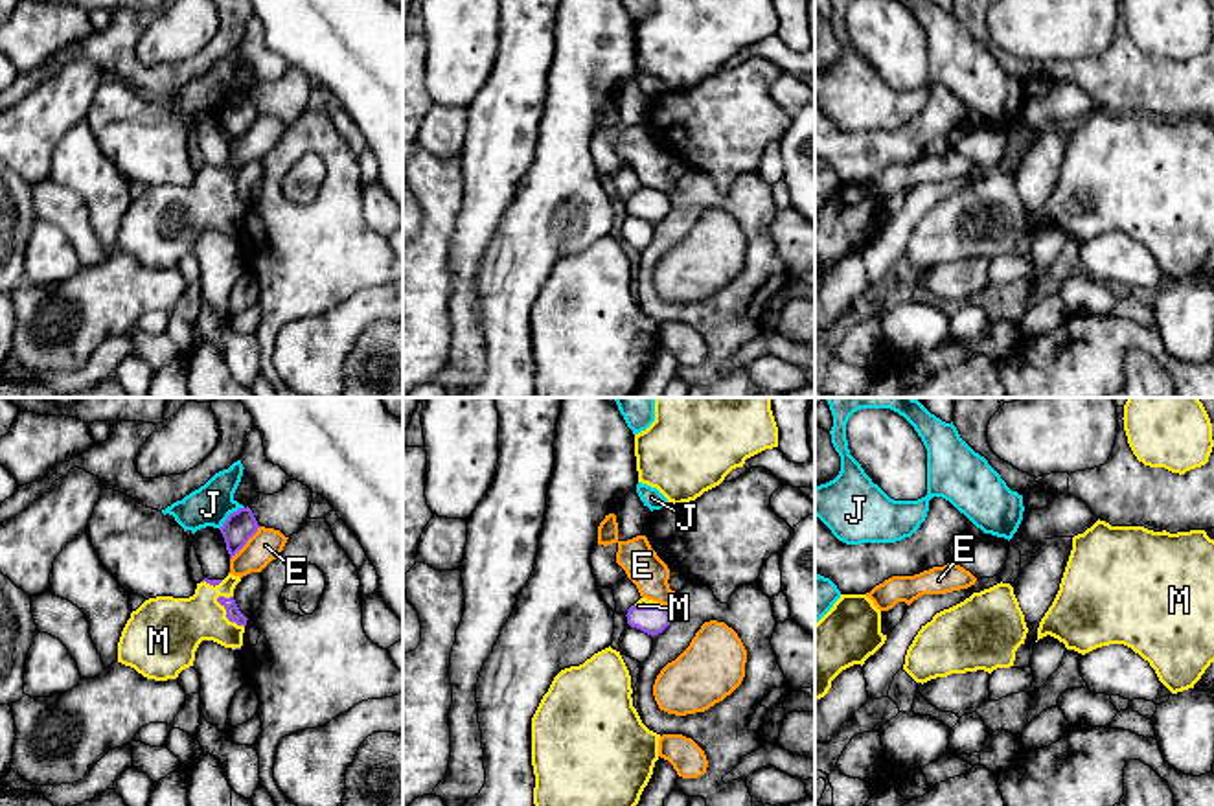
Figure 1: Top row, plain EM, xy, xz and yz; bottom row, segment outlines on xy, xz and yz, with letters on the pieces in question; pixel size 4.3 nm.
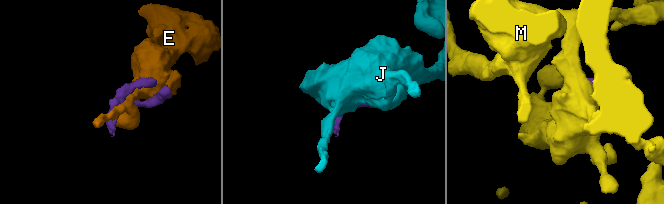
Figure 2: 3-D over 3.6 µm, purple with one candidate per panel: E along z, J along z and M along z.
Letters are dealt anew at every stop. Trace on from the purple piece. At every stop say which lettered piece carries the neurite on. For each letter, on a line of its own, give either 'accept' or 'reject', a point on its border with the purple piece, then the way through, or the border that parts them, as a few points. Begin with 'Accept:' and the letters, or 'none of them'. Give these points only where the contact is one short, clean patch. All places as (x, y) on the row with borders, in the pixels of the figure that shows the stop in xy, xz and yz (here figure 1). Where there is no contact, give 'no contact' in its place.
Accept: M
E: reject; contact xy (245, 543)
J: reject; contact xy (229, 516); border xy (243, 506), (234, 510), (219, 529)
M: accept; contact xy (227, 615); way xy (232, 611), (227, 615), (205, 615), (171, 628)

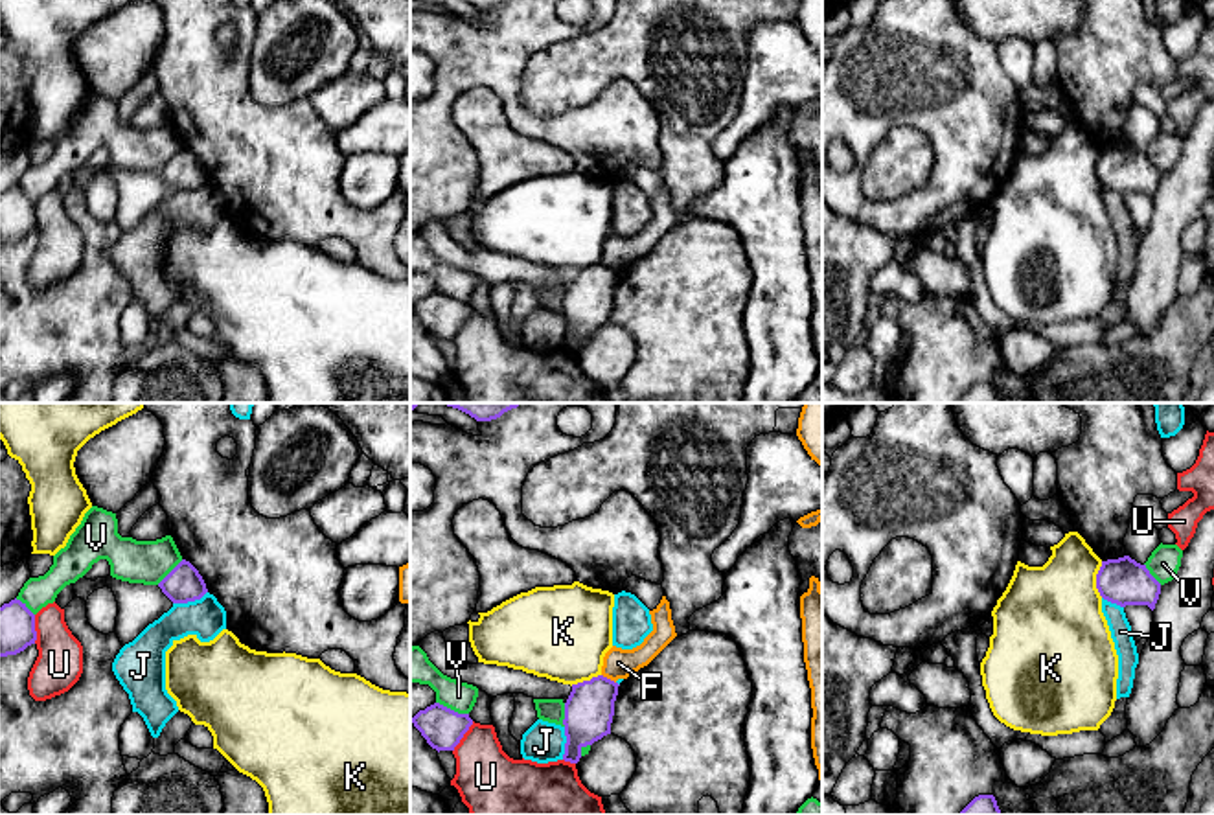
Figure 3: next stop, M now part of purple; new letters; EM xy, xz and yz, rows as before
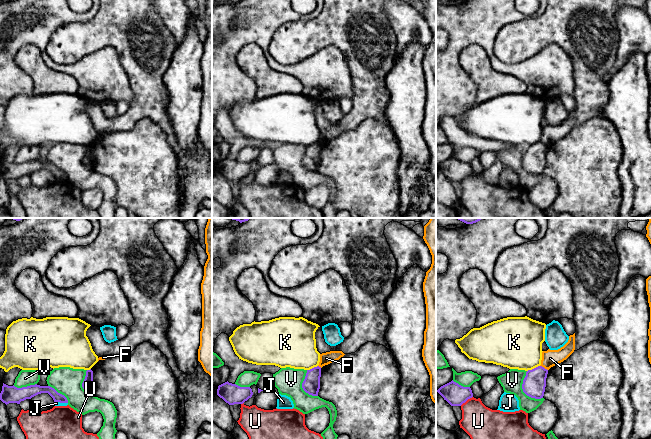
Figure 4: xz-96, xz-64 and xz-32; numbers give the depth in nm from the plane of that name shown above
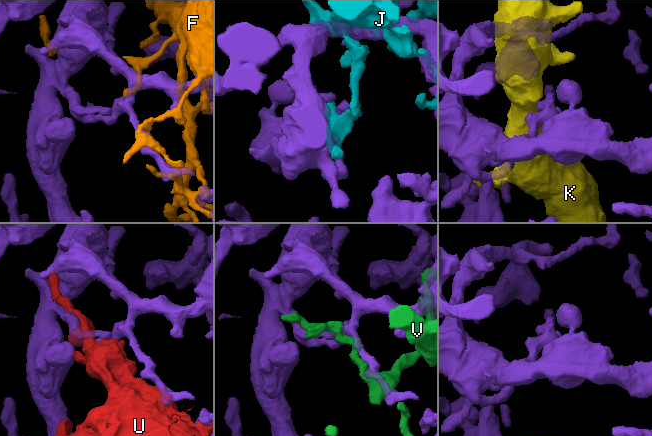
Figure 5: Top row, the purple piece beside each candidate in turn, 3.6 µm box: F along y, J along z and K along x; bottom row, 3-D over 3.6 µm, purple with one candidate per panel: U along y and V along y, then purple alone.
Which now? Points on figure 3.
Accept: none of them
F: reject; contact xz (609, 679)
J: reject; contact xy (190, 600)
K: reject; contact yz (1097, 580)
U: reject; contact xz (462, 736)
V: reject; contact xz (453, 711)

